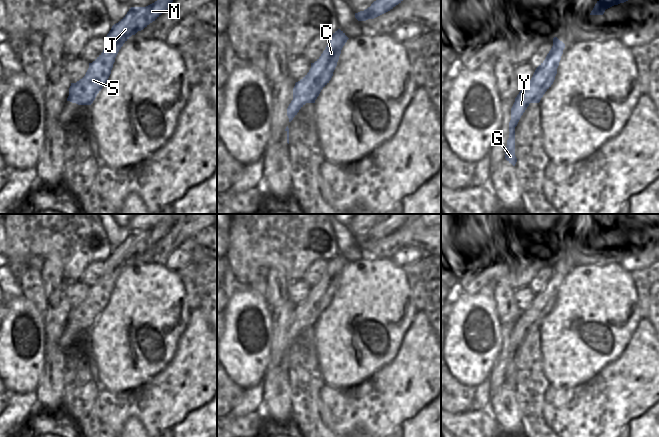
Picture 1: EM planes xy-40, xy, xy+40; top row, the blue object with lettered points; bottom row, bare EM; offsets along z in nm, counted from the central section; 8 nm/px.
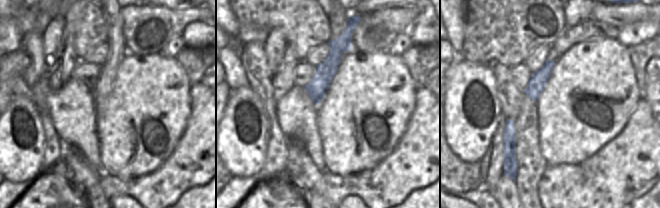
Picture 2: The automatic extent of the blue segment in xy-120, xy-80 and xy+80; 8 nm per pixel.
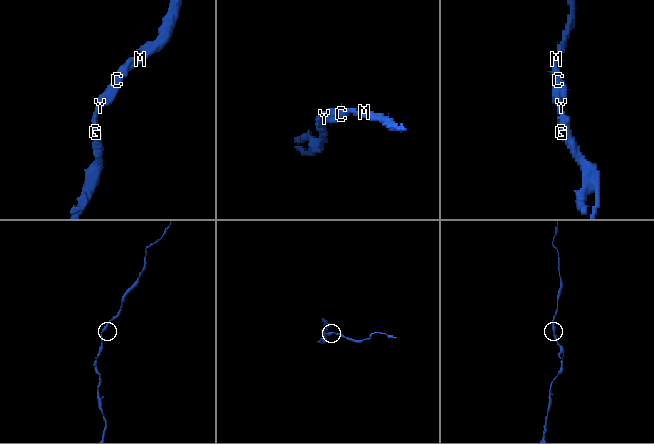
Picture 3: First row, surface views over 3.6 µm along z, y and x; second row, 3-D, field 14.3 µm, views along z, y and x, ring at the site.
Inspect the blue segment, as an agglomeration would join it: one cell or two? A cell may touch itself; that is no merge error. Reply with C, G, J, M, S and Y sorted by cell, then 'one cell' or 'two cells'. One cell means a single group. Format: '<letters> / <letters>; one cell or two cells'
C G J M S Y; one cell

